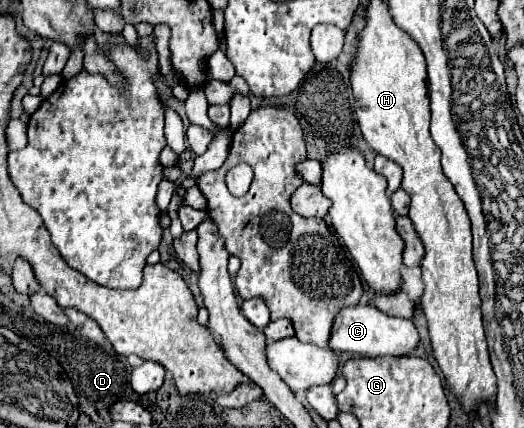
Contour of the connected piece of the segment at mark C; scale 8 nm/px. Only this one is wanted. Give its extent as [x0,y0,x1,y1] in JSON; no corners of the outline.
[331,304,419,358]

